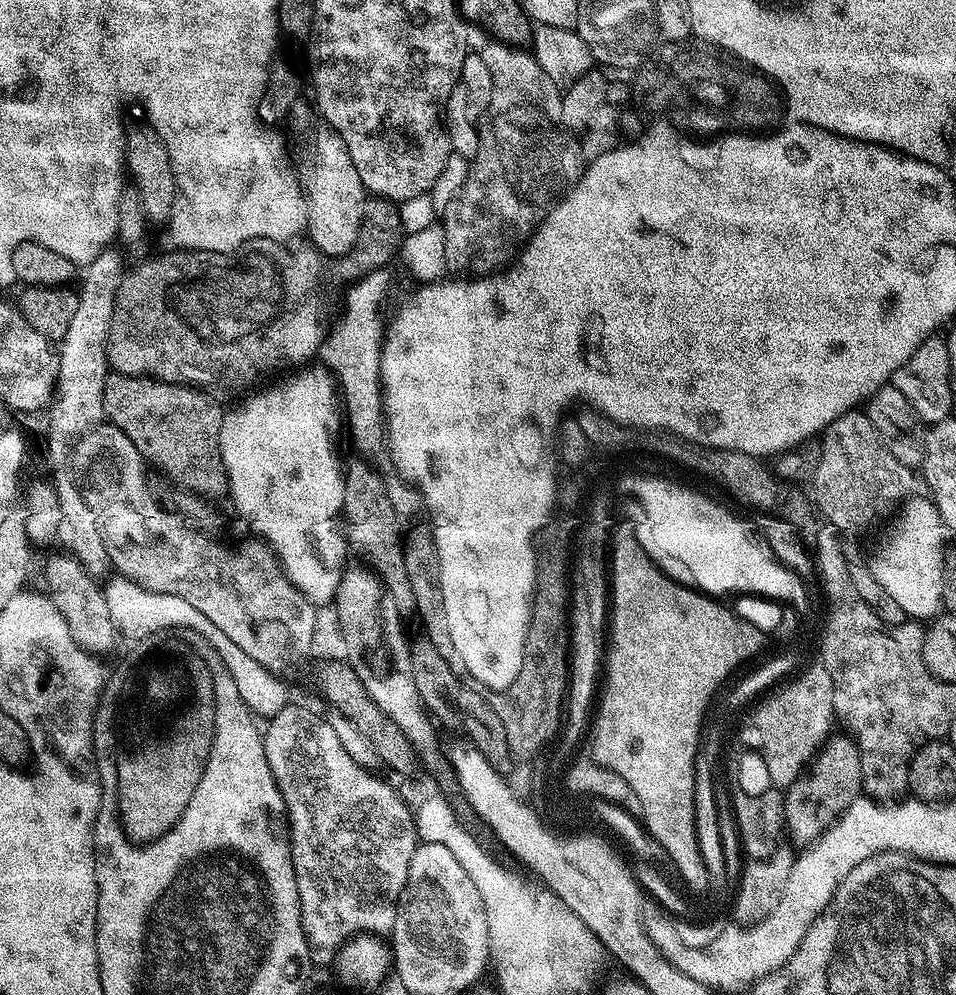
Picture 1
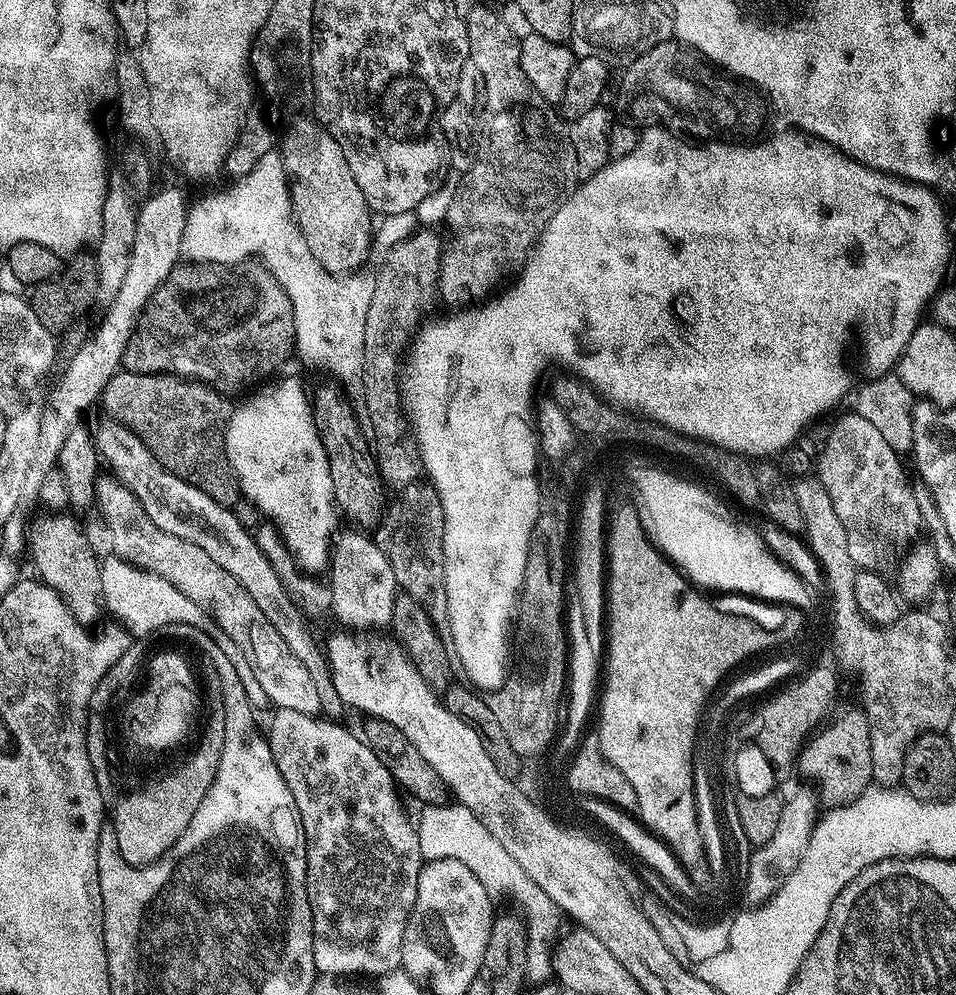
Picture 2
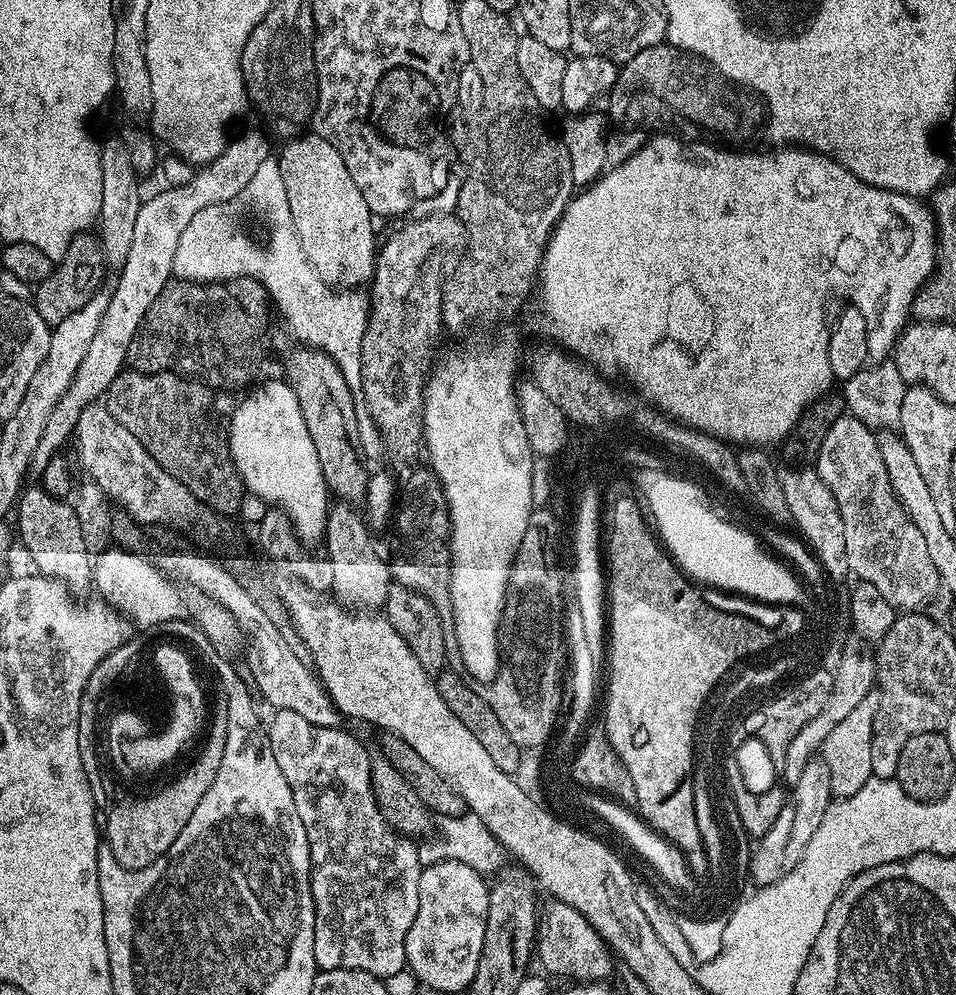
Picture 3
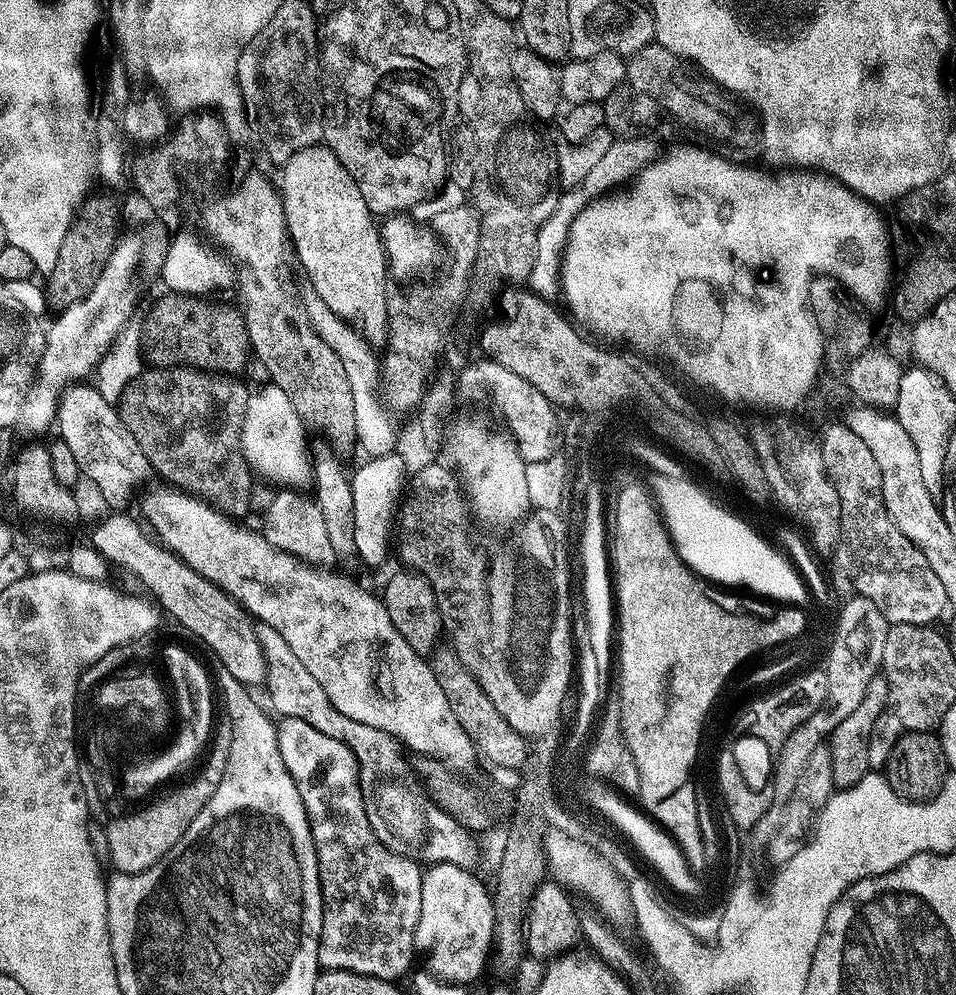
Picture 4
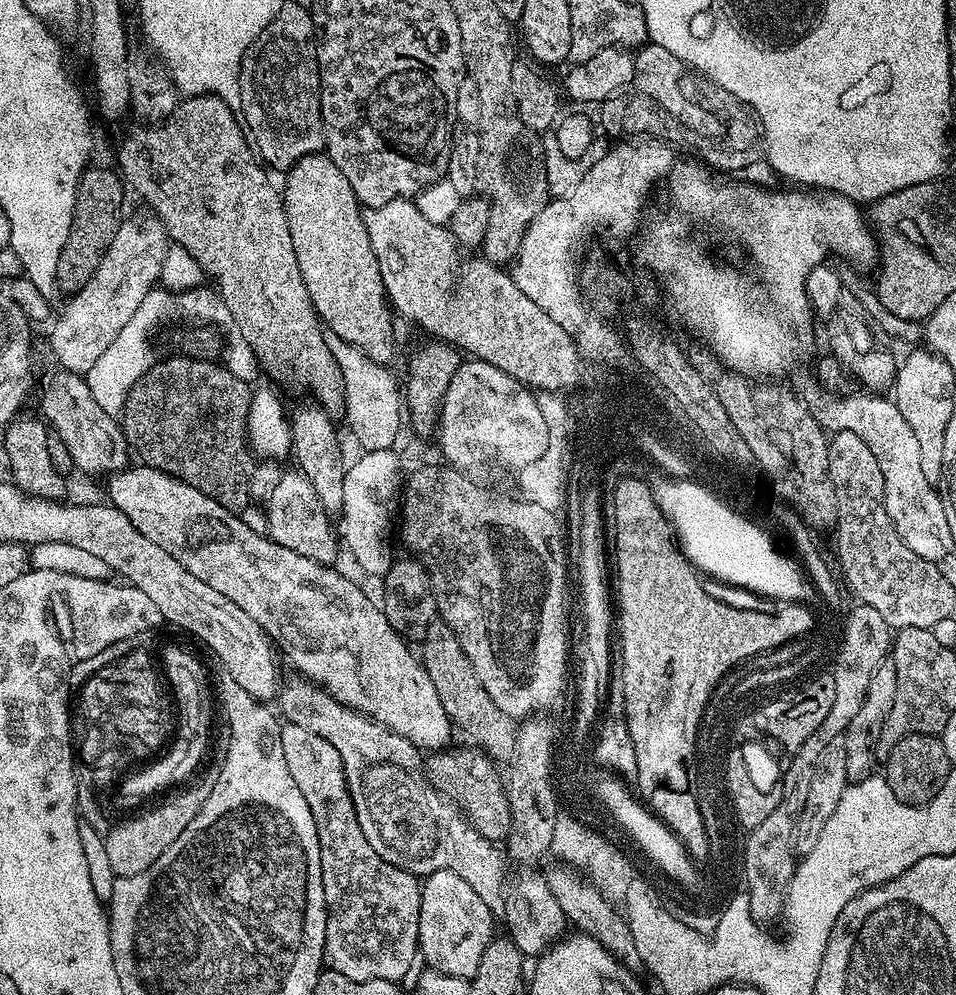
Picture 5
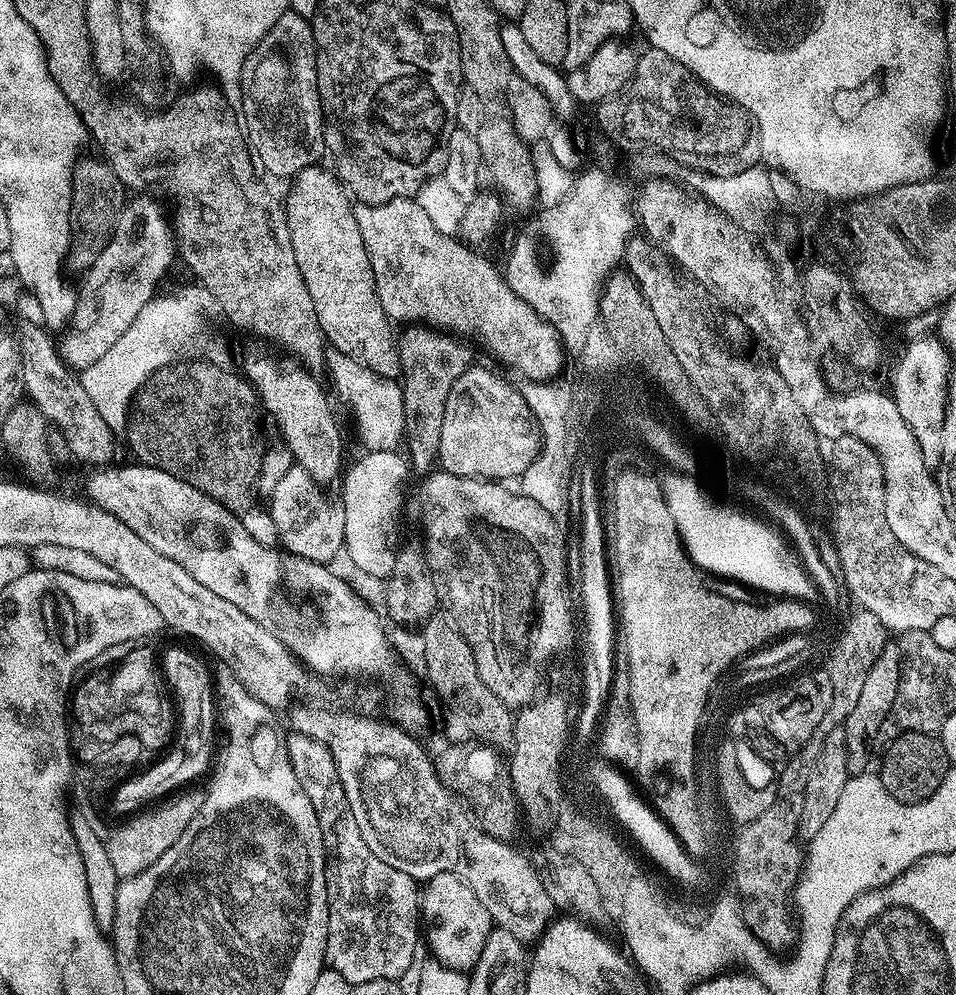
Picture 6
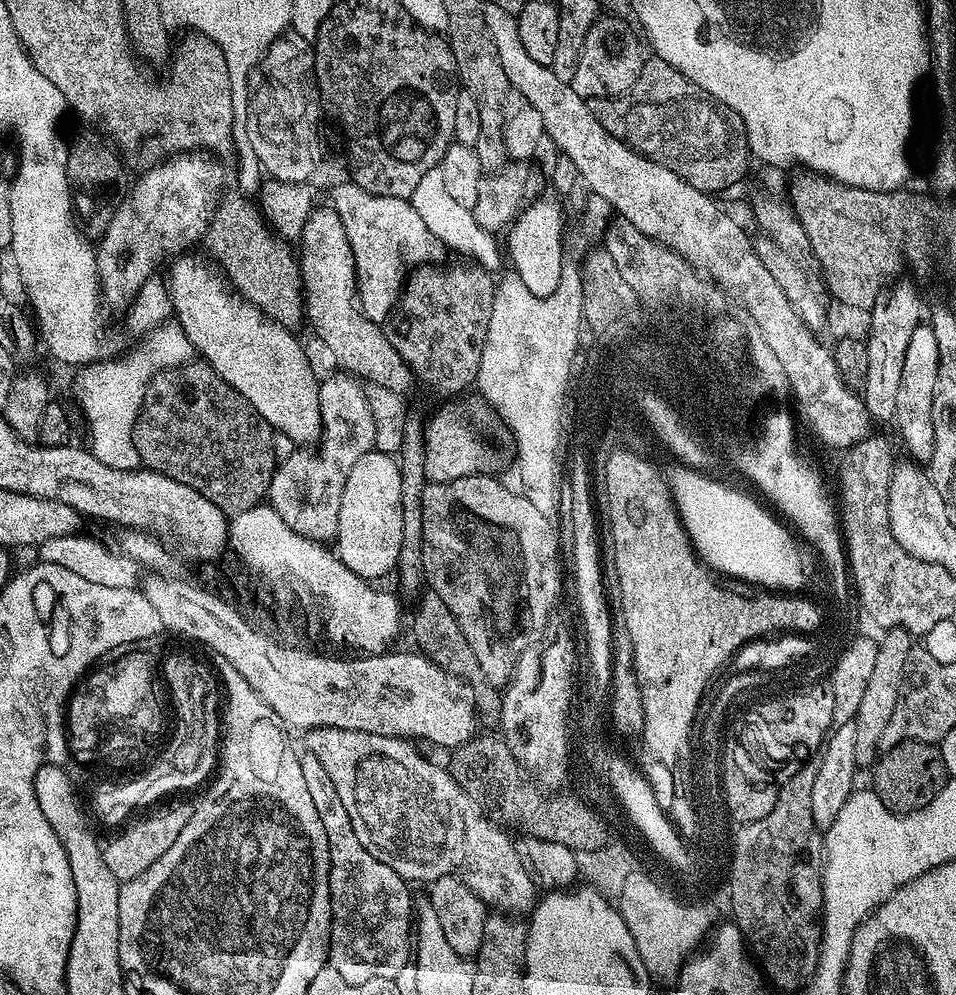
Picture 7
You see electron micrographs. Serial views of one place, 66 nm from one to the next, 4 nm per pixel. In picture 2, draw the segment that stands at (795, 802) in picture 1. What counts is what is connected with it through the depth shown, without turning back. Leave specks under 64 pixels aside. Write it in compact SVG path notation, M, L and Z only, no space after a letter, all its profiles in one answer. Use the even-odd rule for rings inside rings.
M844 710L837 716L840 717L832 725L829 723L827 726L821 727L805 743L798 757L798 769L800 768L801 774L813 784L811 787L818 793L819 803L828 808L839 808L842 804L854 802L854 798L861 796L873 783L868 719L862 710Z

